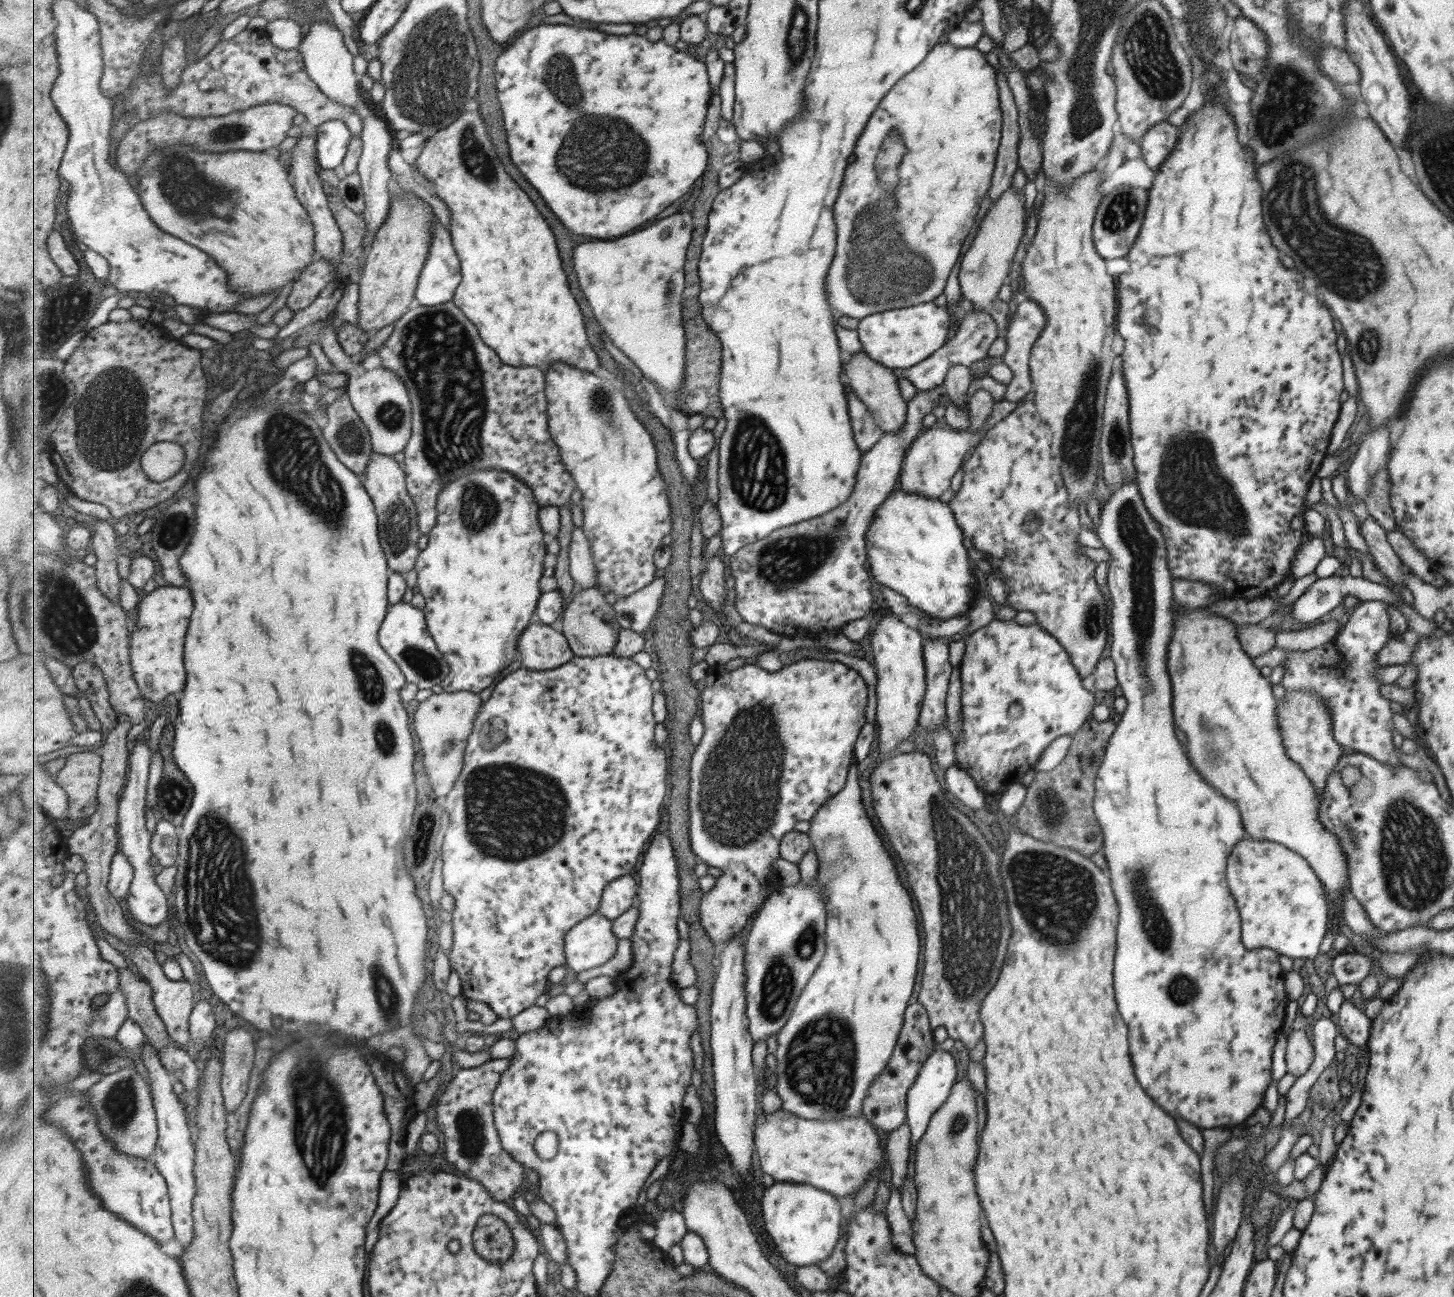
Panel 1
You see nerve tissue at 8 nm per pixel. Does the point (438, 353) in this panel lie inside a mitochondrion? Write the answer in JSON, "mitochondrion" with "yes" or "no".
{"mitochondrion":"yes"}

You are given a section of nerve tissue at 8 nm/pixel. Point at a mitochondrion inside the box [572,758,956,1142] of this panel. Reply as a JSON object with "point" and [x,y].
{"point":[820,1063]}

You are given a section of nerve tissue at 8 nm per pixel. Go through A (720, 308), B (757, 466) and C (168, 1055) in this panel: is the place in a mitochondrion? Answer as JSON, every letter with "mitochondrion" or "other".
{"A":"other","B":"mitochondrion","C":"other"}

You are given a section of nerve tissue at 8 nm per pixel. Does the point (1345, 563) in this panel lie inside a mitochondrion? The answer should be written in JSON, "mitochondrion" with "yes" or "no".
{"mitochondrion":"no"}

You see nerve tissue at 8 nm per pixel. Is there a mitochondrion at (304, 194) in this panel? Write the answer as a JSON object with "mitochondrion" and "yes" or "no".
{"mitochondrion":"no"}

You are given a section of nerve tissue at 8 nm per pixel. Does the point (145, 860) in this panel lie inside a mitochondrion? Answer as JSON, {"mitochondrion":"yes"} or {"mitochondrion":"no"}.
{"mitochondrion":"no"}

